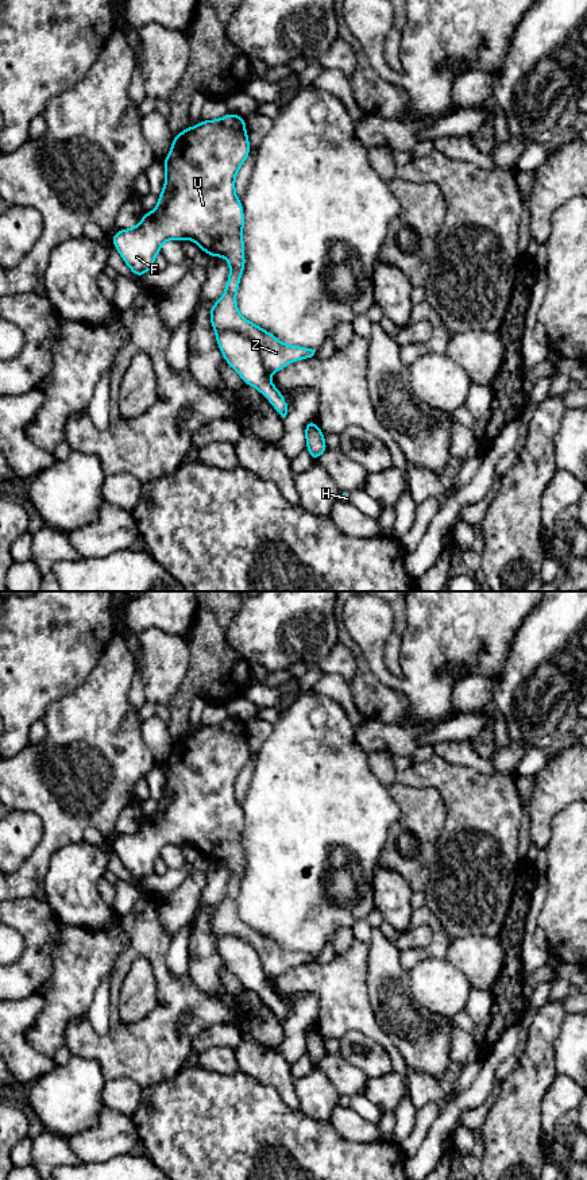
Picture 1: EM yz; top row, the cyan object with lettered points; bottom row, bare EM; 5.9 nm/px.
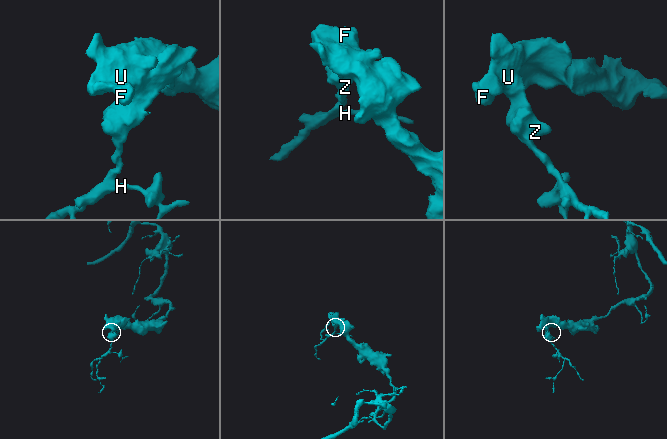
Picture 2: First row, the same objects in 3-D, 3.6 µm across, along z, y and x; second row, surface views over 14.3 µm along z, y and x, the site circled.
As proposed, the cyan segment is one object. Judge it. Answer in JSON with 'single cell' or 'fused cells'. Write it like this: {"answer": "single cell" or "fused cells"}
{"answer": "fused cells"}

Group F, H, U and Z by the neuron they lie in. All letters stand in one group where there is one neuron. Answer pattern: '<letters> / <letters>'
F U Z / H

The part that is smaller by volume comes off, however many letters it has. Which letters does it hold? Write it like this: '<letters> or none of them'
H

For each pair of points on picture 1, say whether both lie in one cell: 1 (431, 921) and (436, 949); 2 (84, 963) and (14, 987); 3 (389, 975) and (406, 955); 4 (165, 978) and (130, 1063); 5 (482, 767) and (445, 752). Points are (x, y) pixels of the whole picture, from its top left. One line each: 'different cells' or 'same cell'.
1: same cell
2: different cells
3: different cells
4: same cell
5: same cell

